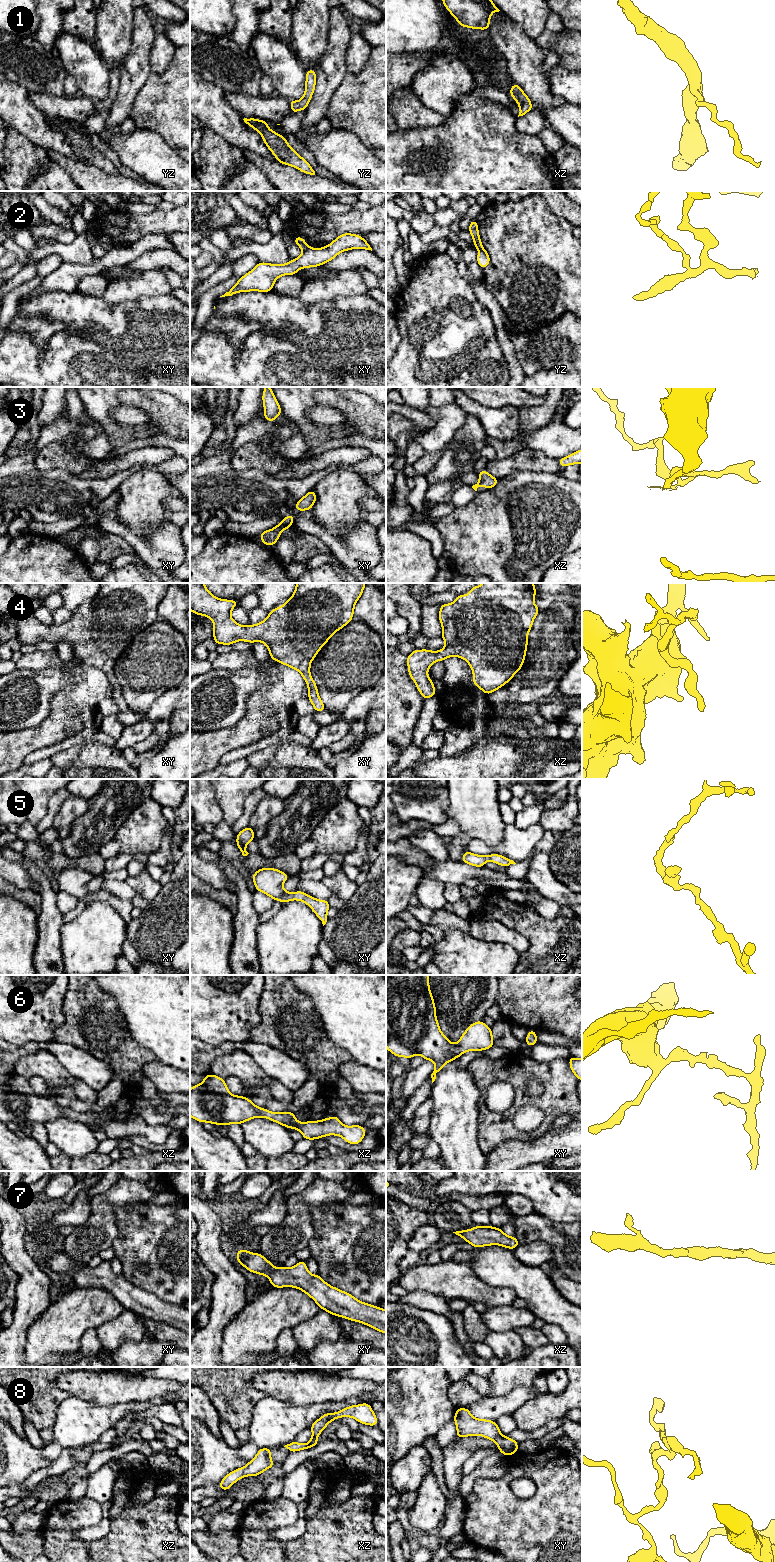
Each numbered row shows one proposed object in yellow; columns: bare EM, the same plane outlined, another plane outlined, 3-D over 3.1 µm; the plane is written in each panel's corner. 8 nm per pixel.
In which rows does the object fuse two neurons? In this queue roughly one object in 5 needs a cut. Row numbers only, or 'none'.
2

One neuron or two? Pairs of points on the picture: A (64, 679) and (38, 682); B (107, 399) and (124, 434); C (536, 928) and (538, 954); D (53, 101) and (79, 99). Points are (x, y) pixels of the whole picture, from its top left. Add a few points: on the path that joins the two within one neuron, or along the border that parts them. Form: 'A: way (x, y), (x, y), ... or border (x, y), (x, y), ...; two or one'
A: way (58, 679), (44, 682); one
B: way (107, 408), (107, 419), (115, 427); one
C: way (538, 934), (538, 948); one
D: way (59, 102), (73, 102); one

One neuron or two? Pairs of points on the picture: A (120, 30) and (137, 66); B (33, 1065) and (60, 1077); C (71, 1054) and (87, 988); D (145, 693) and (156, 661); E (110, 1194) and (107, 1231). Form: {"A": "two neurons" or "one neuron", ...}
{"A": "two neurons", "B": "one neuron", "C": "two neurons", "D": "one neuron", "E": "one neuron"}

